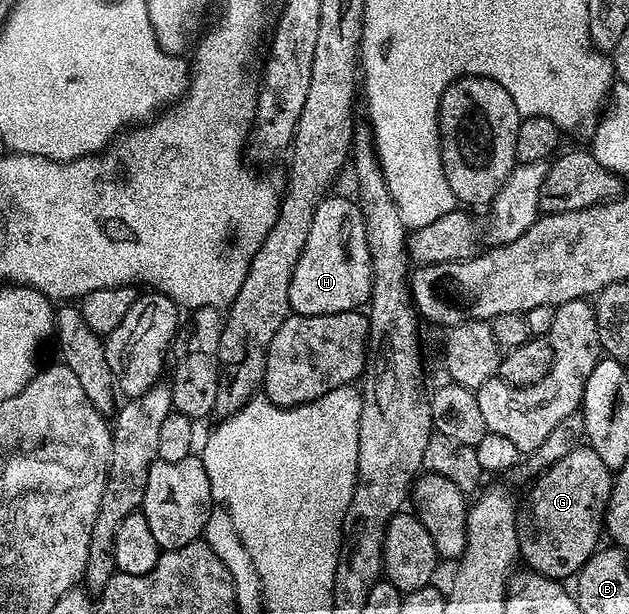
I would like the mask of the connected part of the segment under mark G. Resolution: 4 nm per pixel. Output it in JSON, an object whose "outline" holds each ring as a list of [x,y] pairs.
{"outline":[[[577,446],[561,462],[549,466],[540,472],[537,479],[530,485],[531,493],[527,501],[522,501],[519,508],[519,555],[522,563],[530,571],[541,574],[550,580],[567,582],[567,579],[578,574],[594,552],[600,547],[599,535],[605,532],[605,517],[607,514],[607,503],[611,497],[611,485],[613,483],[612,469],[597,458],[597,454],[589,446]]]}

